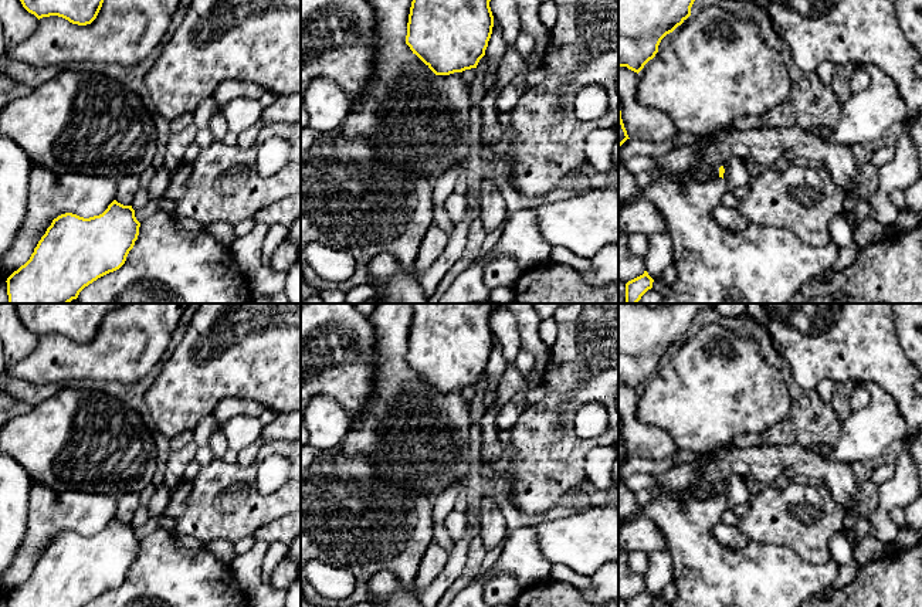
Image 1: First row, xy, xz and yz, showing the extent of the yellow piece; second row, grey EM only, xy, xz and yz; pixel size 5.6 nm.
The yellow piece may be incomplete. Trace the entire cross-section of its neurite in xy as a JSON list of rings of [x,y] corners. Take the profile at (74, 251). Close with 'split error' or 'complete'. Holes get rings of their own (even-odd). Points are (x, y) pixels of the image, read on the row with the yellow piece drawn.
[[[116,200],[102,214],[89,218],[72,213],[58,216],[38,241],[30,260],[7,278],[7,304],[70,304],[85,286],[125,264],[138,240],[139,227],[132,206],[123,206]]]; complete

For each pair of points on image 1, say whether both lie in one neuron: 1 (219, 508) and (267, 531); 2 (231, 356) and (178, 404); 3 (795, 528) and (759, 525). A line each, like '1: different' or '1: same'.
1: different
2: same
3: same

